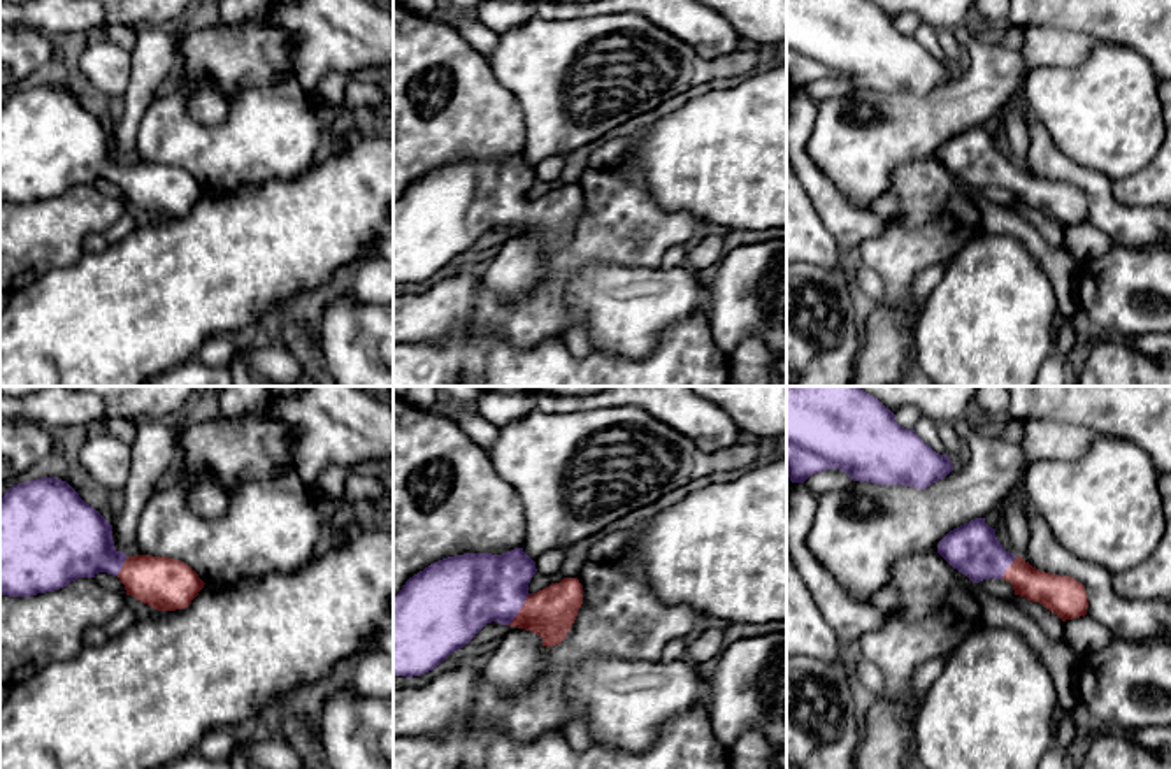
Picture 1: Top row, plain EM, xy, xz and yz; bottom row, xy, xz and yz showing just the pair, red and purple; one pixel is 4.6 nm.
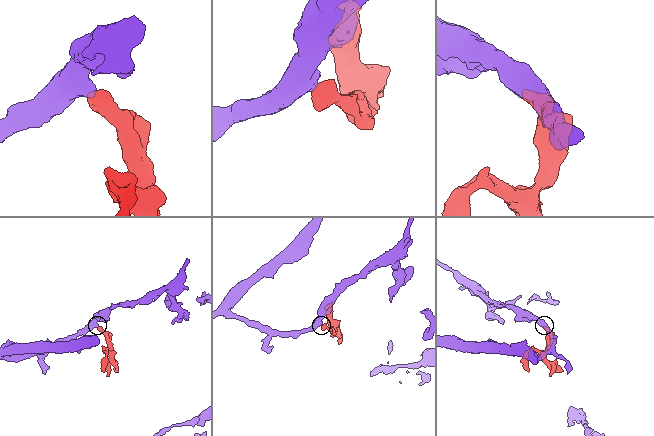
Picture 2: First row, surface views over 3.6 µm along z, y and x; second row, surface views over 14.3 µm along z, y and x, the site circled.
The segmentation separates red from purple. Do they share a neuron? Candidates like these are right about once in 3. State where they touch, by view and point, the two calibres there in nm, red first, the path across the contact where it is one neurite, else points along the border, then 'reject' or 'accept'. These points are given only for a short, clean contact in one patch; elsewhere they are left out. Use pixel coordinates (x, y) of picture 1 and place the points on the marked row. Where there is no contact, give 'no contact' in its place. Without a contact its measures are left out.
xz (520, 610) | 220/340 nm | across xz (550, 613), (520, 610), (497, 590), (469, 590) | accept

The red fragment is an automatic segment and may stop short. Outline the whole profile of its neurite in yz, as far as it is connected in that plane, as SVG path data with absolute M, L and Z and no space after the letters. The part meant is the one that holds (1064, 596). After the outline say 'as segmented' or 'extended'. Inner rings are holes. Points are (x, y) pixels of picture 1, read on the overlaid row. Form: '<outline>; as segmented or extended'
M974 518L950 530L939 541L938 553L973 583L988 578L1009 581L1015 595L1043 604L1062 622L1087 614L1087 592L1080 581L1039 571L1006 551L985 518Z; extended

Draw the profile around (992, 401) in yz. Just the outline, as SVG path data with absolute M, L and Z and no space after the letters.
M978 386L974 400L987 421L1001 421L1006 416L1009 402L1006 386Z

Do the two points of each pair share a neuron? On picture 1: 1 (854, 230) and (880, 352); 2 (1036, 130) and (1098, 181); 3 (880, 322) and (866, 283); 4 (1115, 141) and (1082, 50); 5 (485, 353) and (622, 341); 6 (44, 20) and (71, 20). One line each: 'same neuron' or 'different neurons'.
1: different neurons
2: same neuron
3: different neurons
4: different neurons
5: different neurons
6: same neuron

